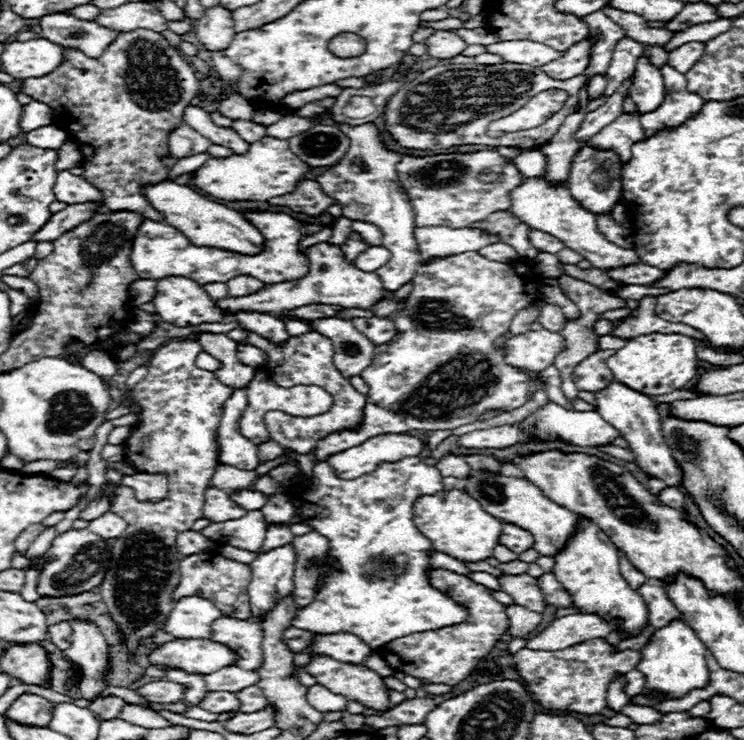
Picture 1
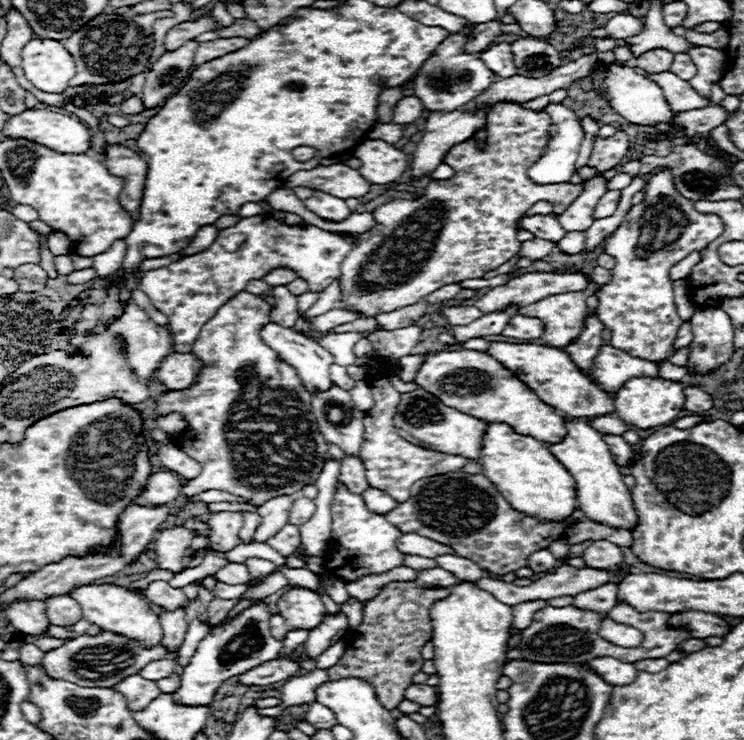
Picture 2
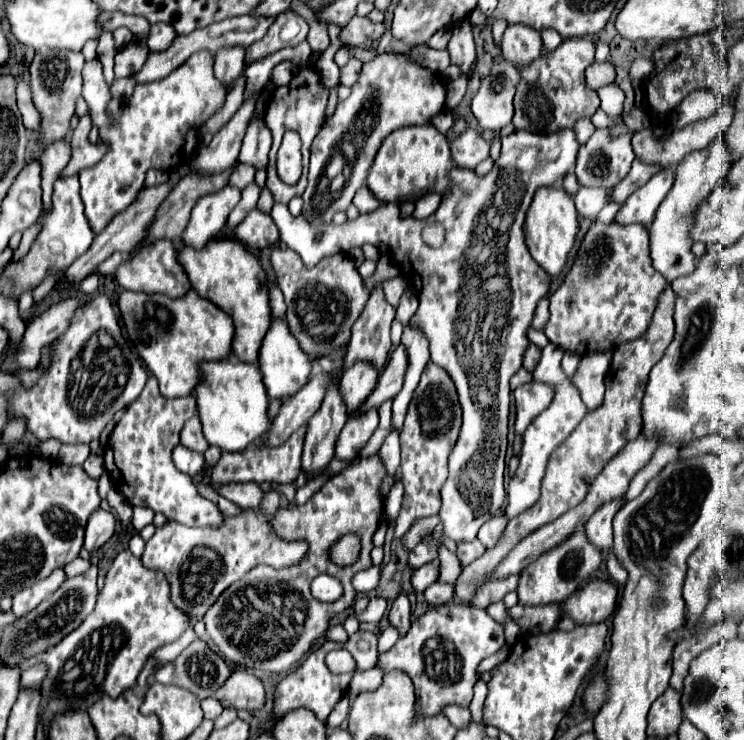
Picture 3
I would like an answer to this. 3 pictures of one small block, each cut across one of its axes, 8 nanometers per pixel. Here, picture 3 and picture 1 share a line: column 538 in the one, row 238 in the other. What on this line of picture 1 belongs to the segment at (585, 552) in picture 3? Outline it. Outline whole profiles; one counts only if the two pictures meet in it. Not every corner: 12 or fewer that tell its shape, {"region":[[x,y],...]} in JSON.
{"region":[[524,178],[510,214],[594,268],[640,262],[608,242],[568,182]]}

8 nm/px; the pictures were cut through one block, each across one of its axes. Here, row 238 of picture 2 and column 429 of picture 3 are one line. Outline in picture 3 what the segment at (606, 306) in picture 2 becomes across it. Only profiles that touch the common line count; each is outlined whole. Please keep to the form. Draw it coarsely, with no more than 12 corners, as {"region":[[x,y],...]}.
{"region":[[430,606],[378,654],[416,686],[416,712],[472,700],[504,646],[484,608]]}

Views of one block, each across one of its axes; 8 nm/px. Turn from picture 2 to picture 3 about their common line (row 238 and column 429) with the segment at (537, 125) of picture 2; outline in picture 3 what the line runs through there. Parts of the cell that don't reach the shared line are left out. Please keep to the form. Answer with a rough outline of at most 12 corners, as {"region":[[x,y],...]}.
{"region":[[428,362],[400,432],[396,538],[440,510],[462,410]]}

